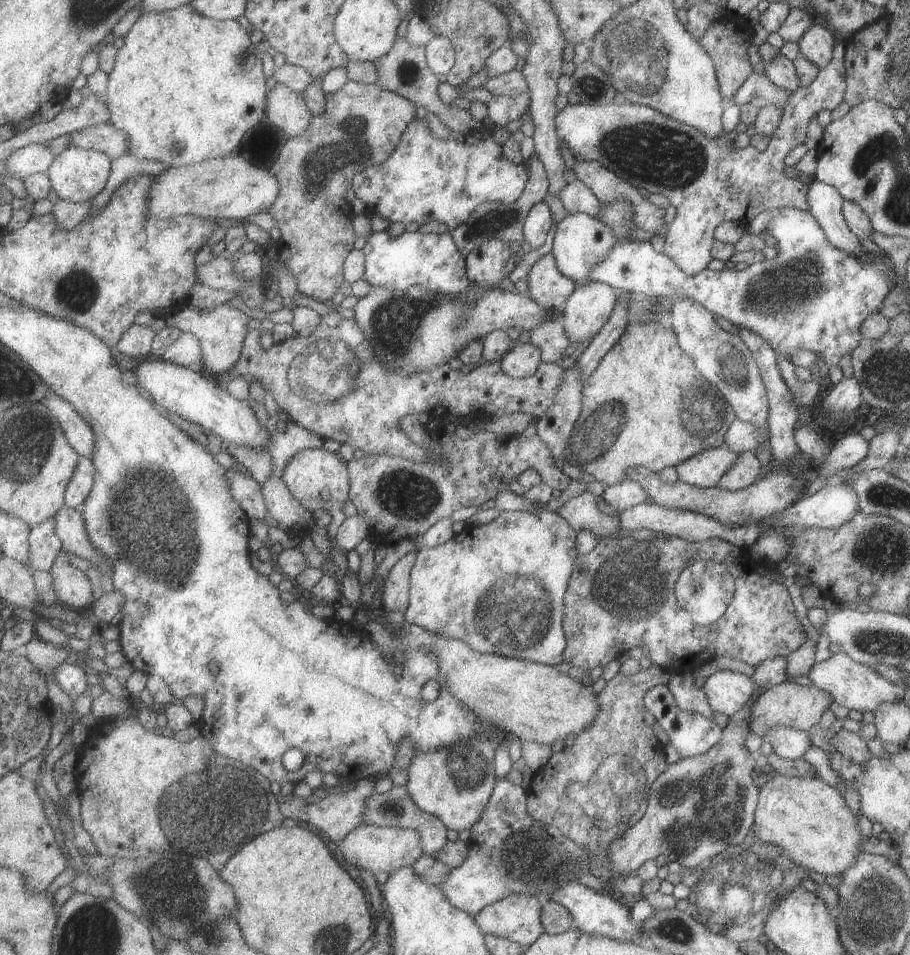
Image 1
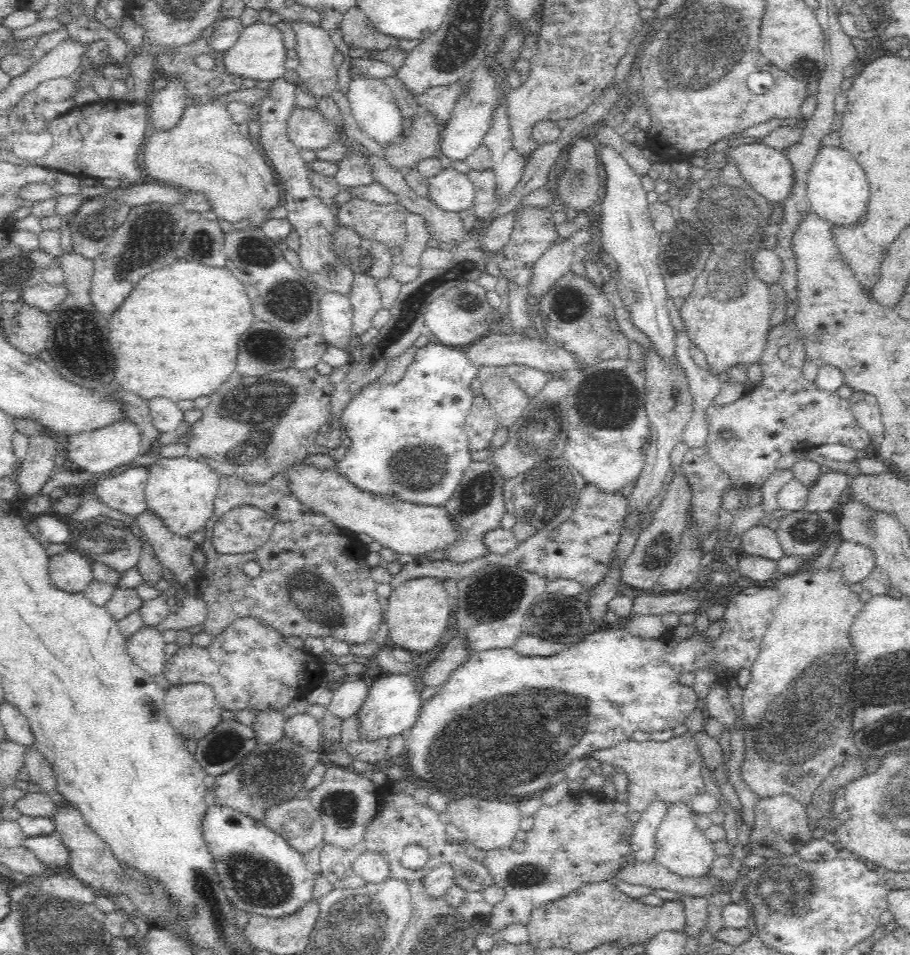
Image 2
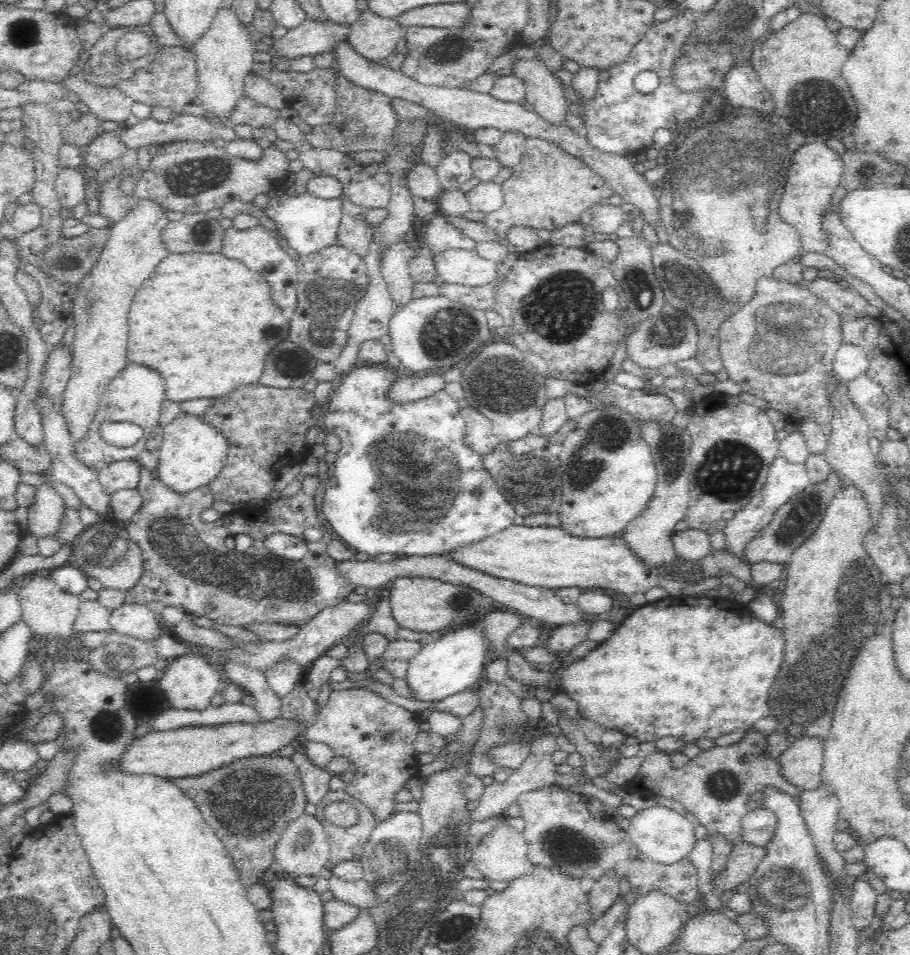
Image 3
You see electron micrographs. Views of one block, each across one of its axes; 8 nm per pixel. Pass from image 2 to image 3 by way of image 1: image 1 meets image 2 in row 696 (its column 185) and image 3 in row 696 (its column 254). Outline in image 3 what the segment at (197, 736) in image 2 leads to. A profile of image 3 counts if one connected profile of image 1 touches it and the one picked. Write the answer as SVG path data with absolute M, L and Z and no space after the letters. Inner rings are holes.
M184 657L170 660L168 666L162 670L158 677L160 690L168 702L169 708L178 710L190 710L202 712L209 707L210 700L225 684L219 674L217 667L214 667L200 657Z

